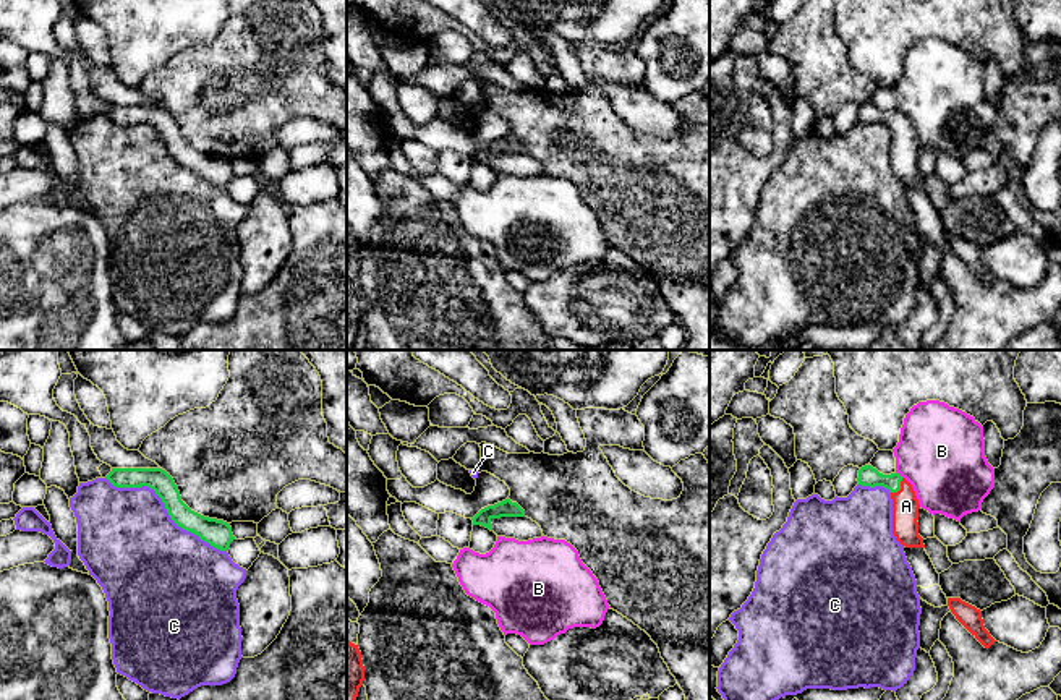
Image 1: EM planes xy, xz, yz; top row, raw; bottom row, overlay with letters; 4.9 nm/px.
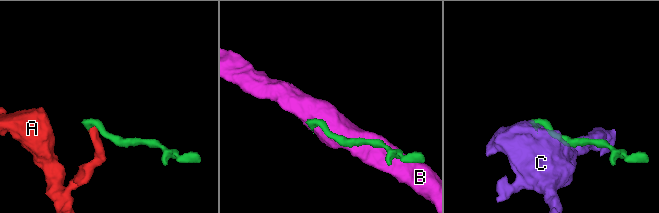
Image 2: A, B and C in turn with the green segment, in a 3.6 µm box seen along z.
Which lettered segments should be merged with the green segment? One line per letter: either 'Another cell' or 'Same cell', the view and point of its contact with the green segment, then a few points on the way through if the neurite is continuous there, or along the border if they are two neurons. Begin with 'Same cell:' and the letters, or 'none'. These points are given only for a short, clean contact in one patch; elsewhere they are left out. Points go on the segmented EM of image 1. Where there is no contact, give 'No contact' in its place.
Same cell: A
A: Same cell. Touches green at yz (899, 488). Path across: yz (870, 477), (893, 482), (899, 488), (906, 506)
B: Another cell. Touches green at yz (898, 473). Boundary: yz (896, 470), (903, 477)
C: Another cell. Touches green at xy (166, 507)

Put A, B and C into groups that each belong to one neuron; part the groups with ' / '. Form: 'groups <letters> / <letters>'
groups A / B / C

